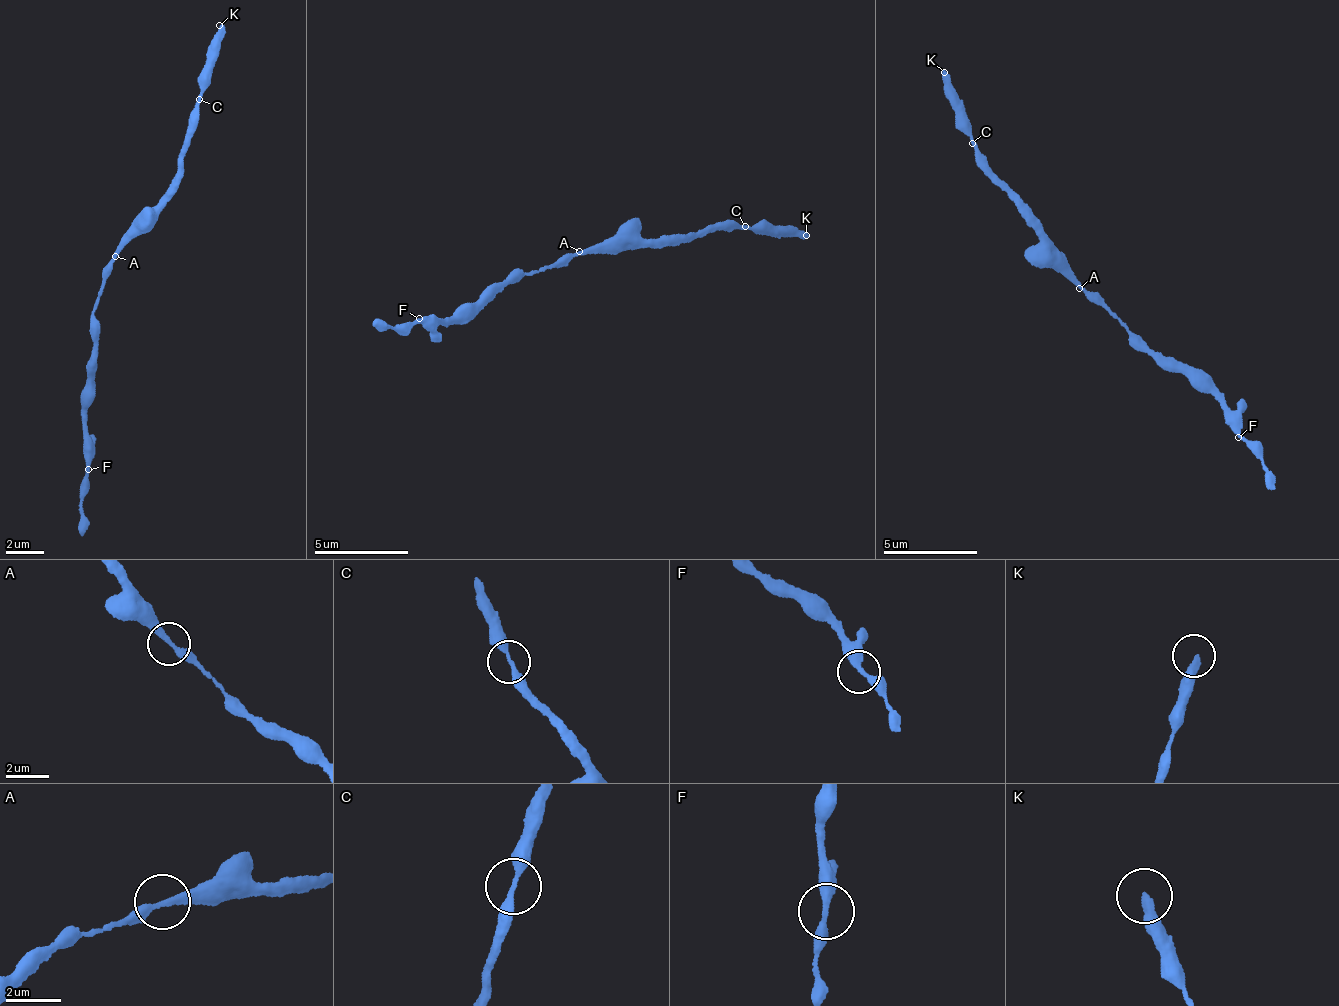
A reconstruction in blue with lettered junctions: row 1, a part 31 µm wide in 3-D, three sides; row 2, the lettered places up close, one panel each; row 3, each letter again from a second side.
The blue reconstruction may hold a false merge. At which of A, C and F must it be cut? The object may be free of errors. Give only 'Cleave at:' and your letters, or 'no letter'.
Cleave at: no letter

